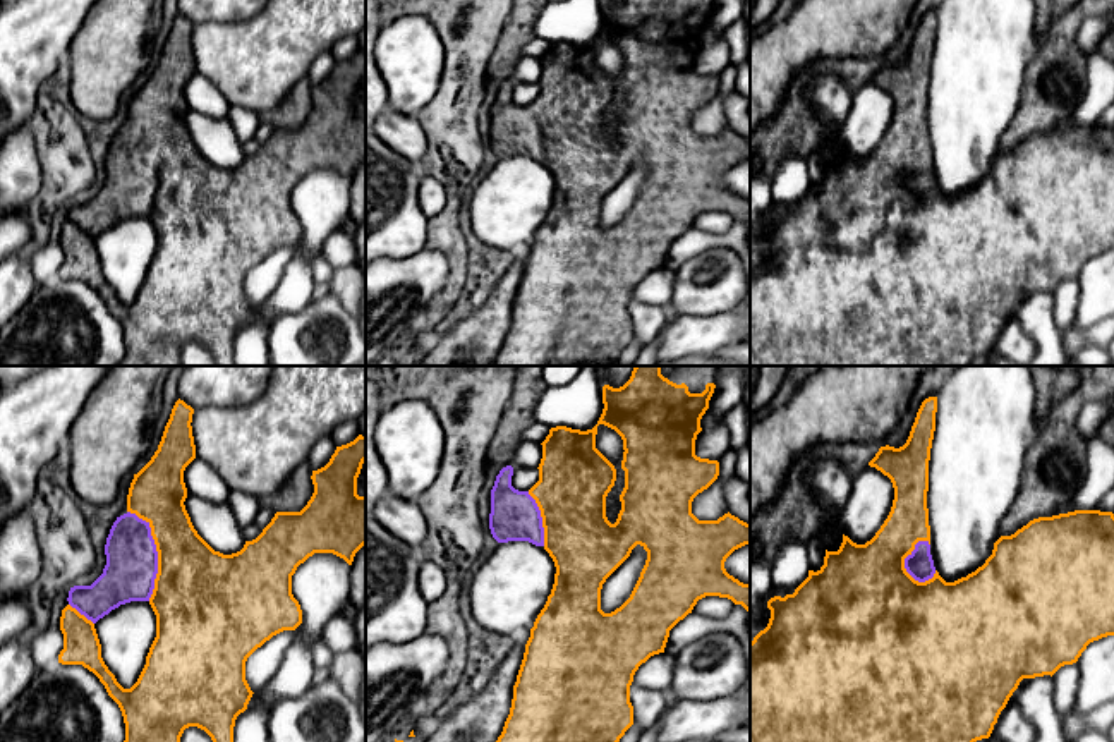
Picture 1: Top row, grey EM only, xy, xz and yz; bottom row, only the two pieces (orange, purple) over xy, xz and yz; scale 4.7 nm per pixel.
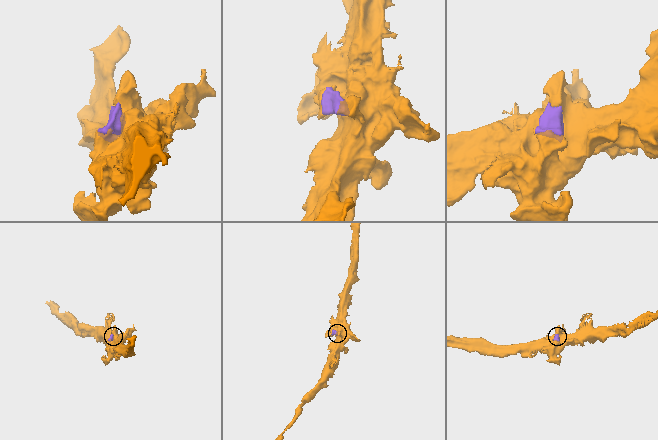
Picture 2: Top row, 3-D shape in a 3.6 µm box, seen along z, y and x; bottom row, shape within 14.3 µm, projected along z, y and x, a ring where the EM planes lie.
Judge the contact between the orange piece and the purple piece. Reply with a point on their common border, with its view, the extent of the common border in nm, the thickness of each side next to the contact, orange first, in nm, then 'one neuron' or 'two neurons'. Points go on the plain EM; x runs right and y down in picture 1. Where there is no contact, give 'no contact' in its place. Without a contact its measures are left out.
xy (157, 165) | 440 nm | 380/240 nm | one neuron

